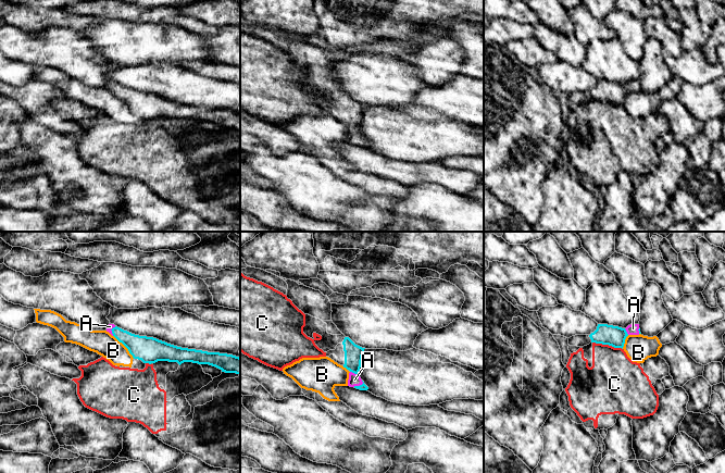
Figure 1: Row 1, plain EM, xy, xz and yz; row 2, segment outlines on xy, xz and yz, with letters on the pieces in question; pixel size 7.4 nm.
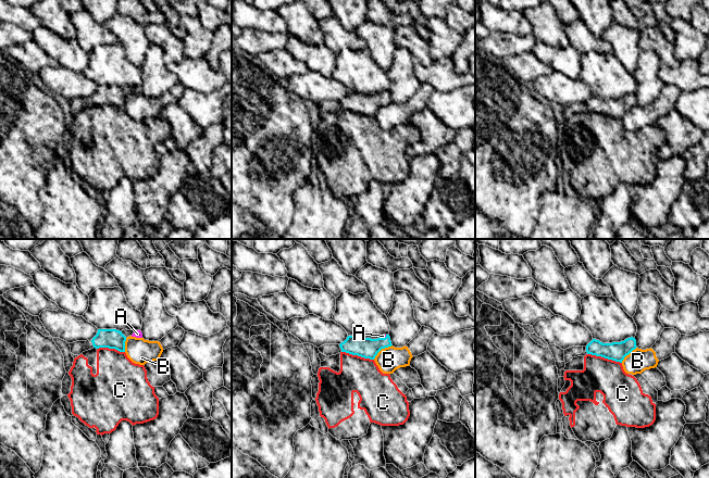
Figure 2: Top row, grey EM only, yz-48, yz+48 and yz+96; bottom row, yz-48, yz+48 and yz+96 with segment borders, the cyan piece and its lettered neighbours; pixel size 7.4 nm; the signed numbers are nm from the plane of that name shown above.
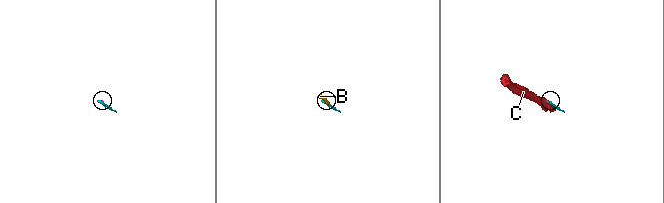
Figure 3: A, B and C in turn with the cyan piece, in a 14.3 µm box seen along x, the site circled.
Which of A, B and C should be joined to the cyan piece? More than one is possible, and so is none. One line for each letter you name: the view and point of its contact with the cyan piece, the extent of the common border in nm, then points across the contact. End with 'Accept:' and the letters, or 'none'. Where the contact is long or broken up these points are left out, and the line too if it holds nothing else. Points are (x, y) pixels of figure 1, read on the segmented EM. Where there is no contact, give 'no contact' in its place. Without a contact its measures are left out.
A: meets cyan in xz at (353, 372); contact 60 nm long; runs through xz (353, 353), (353, 372), (354, 380)
Accept: A

